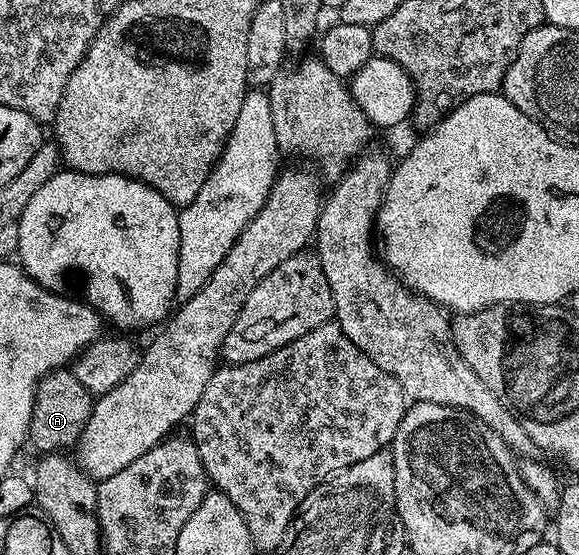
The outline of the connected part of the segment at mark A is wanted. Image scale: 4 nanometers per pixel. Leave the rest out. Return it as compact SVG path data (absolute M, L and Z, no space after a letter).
M73 371L49 372L37 387L28 443L34 444L41 454L57 454L62 450L72 449L91 418L94 399L93 393L87 390L87 386L83 386L83 382L79 382L79 378L75 378Z

